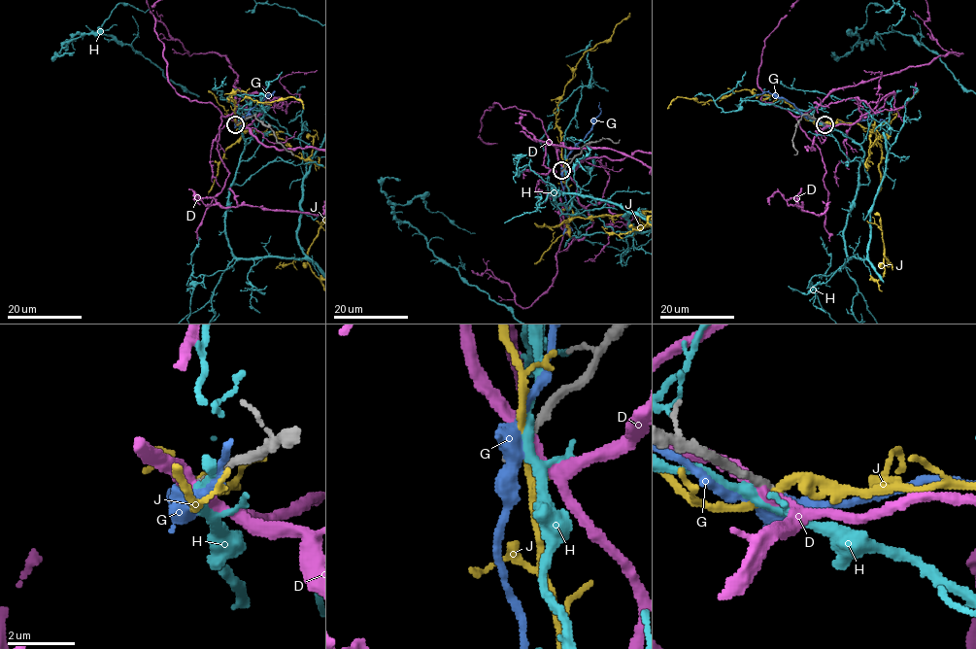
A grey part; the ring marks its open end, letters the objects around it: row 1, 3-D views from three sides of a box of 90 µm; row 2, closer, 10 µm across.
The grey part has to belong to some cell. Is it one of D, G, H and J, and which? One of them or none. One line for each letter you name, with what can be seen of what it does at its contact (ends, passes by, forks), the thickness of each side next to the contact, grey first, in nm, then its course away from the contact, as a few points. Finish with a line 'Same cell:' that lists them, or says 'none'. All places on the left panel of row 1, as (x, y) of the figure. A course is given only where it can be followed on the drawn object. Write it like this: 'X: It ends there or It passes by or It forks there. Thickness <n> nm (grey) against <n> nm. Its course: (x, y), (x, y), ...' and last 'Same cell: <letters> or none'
Same cell: none

